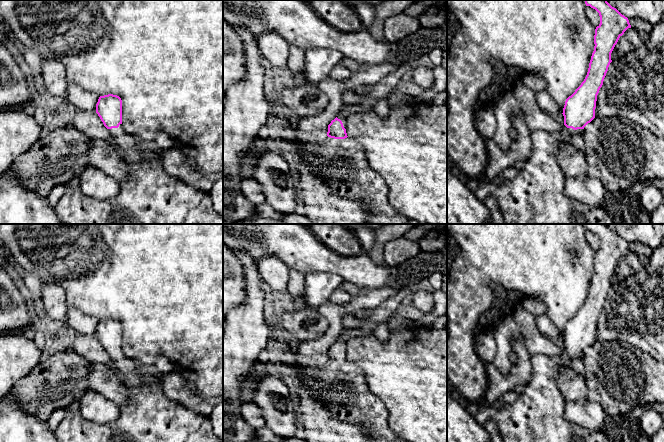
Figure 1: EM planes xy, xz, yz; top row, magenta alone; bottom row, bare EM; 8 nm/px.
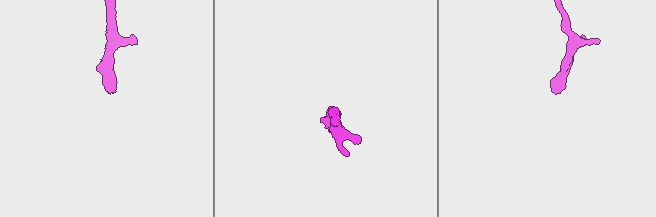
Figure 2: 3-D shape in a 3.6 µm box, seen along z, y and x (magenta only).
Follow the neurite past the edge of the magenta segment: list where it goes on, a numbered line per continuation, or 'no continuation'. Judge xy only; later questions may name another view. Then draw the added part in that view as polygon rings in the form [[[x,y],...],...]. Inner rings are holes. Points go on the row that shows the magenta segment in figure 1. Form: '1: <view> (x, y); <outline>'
1: xy (123, 141); [[[120,124],[118,128],[109,129],[109,132],[118,150],[129,151],[138,145],[136,138],[128,134],[122,124]]]

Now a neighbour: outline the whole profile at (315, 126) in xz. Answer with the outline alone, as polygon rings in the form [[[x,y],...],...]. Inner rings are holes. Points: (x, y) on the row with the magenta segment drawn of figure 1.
[[[396,61],[376,66],[360,65],[359,70],[351,73],[346,81],[337,81],[329,77],[322,80],[317,87],[328,97],[329,104],[318,115],[300,118],[297,123],[299,132],[317,138],[325,138],[327,136],[325,129],[337,117],[343,105],[344,92],[354,91],[357,86],[361,85],[373,85],[393,72],[396,67]]]

